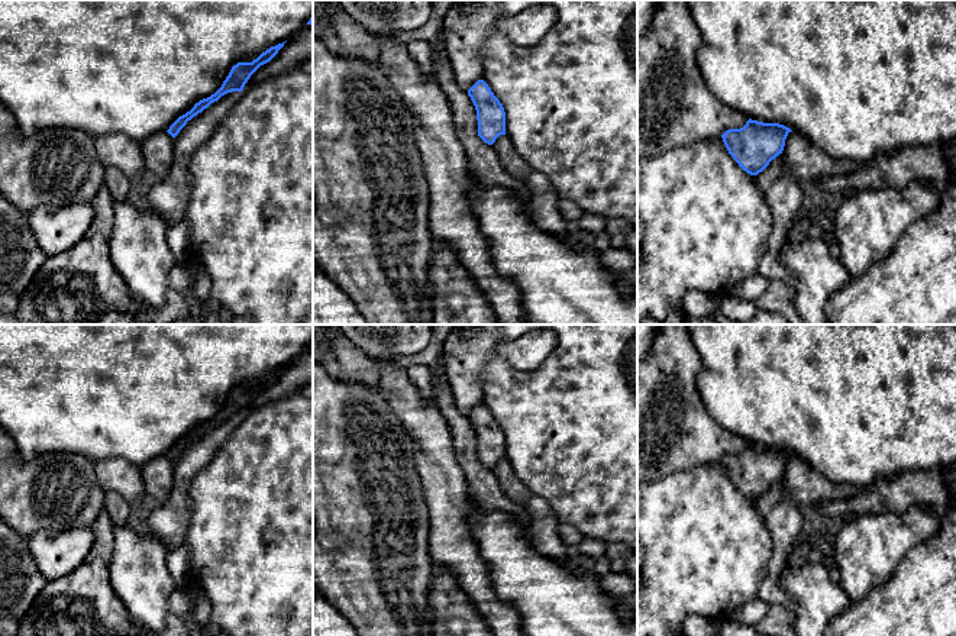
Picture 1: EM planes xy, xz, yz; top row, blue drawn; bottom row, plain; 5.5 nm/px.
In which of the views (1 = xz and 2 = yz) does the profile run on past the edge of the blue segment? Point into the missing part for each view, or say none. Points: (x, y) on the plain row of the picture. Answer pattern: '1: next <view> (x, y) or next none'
1: next none
2: next none

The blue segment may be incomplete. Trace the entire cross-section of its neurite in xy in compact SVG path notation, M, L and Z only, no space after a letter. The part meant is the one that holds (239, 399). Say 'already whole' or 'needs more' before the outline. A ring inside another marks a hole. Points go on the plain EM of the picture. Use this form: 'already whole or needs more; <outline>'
already whole; M285 367L271 371L262 377L252 387L238 387L232 391L229 400L223 406L222 411L207 423L200 424L194 432L185 439L180 440L167 455L172 462L175 462L180 455L191 445L194 440L207 433L211 427L217 426L222 420L232 416L242 416L251 400L264 388L269 387L278 375L284 371Z

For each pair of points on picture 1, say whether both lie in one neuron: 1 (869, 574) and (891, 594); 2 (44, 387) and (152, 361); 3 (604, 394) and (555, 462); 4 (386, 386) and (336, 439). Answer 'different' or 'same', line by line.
1: different
2: same
3: same
4: different

